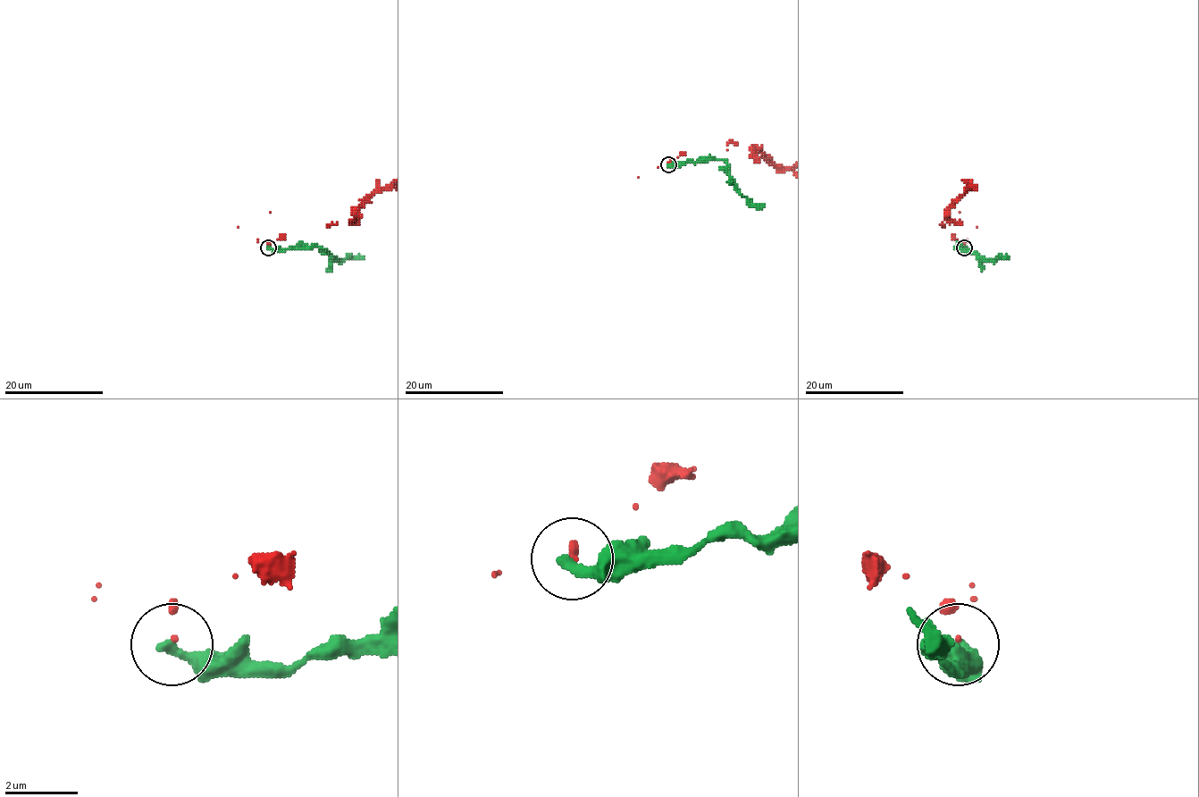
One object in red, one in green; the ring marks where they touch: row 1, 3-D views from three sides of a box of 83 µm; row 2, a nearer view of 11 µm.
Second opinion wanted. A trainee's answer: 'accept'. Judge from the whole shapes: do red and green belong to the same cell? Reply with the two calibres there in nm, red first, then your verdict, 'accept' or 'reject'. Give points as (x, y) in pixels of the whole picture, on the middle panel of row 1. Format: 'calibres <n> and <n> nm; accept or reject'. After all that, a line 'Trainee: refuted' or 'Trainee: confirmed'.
calibres 50 and 320 nm; reject
Trainee: refuted

